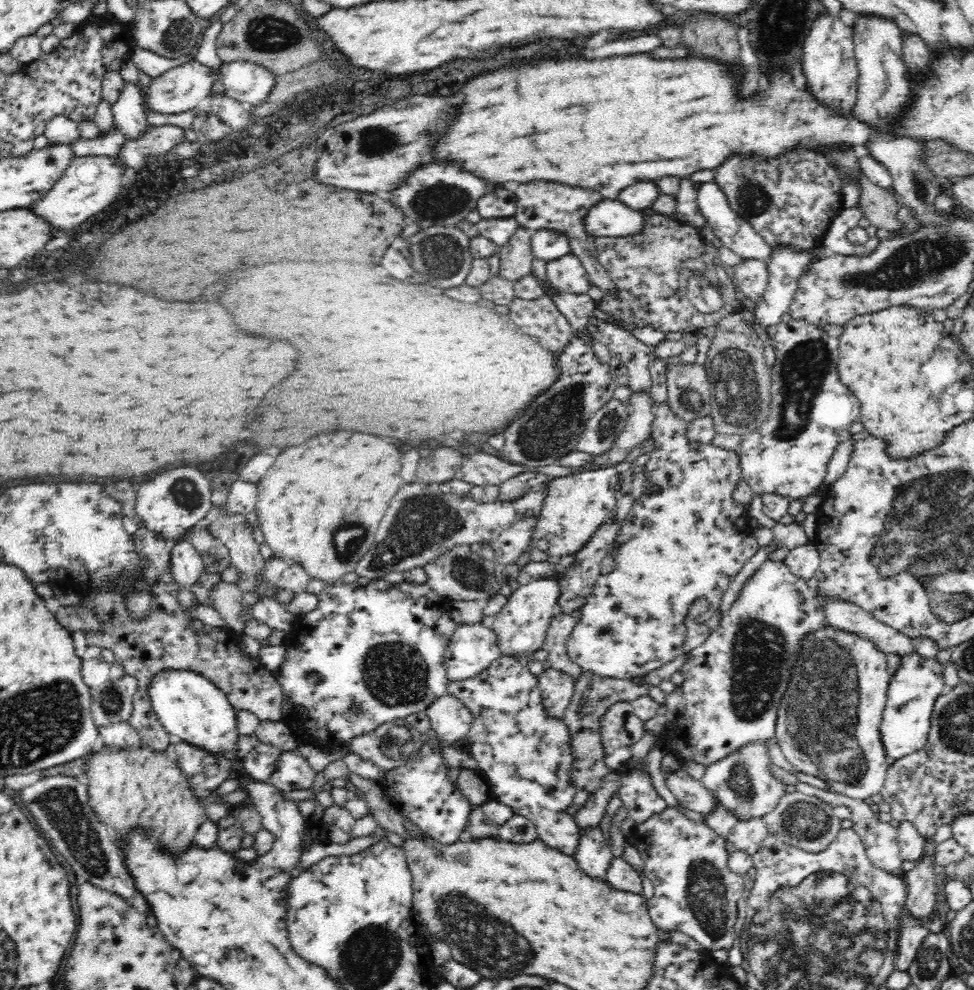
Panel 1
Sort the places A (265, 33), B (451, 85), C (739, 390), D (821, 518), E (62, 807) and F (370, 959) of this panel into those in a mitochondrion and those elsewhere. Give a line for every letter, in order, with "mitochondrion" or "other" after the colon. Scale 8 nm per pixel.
A: mitochondrion
B: other
C: mitochondrion
D: other
E: mitochondrion
F: mitochondrion

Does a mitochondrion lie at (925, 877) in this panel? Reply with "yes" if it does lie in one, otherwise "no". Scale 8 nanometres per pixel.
no

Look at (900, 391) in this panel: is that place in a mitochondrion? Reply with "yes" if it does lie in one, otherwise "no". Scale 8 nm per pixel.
no

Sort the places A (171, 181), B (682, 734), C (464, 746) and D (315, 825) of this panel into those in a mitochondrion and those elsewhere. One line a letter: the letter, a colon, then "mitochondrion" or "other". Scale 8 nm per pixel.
A: other
B: other
C: other
D: other

